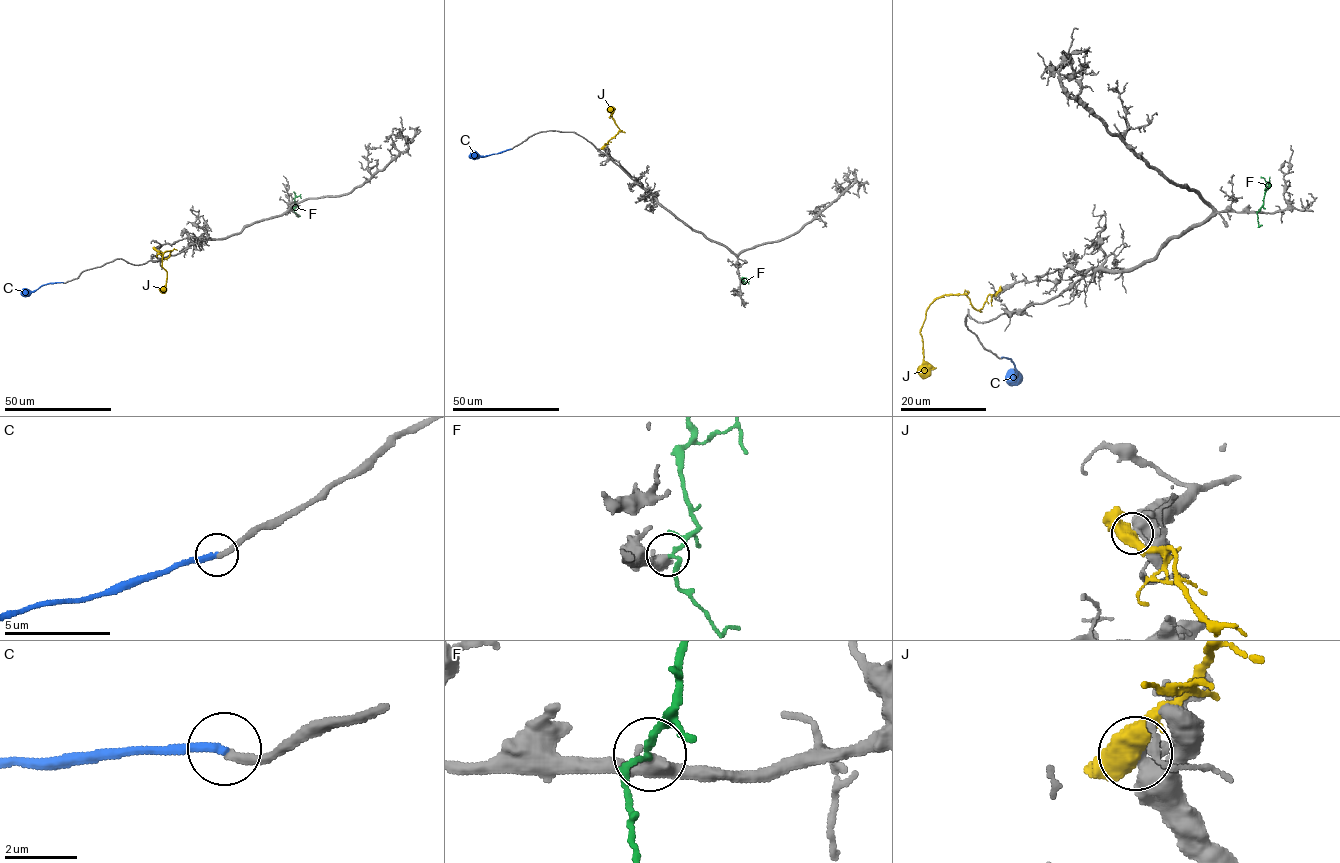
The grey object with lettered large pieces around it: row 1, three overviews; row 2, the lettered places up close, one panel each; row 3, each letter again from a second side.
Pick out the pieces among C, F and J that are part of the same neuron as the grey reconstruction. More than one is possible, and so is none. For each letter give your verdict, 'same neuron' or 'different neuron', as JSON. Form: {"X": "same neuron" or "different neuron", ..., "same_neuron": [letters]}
{"C": "different neuron", "F": "same neuron", "J": "different neuron", "same_neuron": ["F"]}

